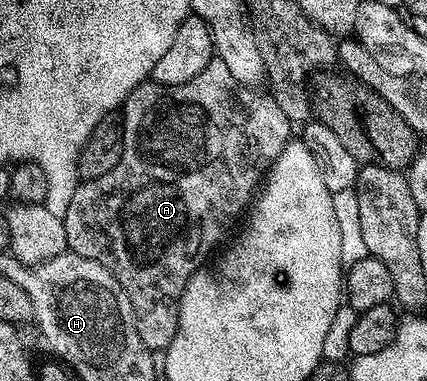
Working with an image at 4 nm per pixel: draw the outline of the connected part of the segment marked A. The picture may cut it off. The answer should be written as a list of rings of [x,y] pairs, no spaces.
[[[215,57],[209,61],[206,69],[202,69],[202,73],[198,73],[198,77],[190,77],[190,81],[177,87],[164,87],[160,83],[151,81],[138,84],[125,97],[122,104],[122,112],[124,111],[122,142],[124,148],[120,154],[118,165],[114,165],[114,169],[110,169],[110,173],[102,173],[102,177],[83,180],[77,186],[74,198],[70,201],[70,209],[66,209],[64,214],[63,221],[68,250],[82,257],[90,257],[90,261],[98,261],[115,277],[118,285],[122,285],[126,297],[130,297],[130,305],[136,318],[138,337],[142,337],[142,345],[146,345],[153,353],[163,352],[170,345],[170,341],[178,329],[180,298],[190,281],[190,277],[199,267],[205,266],[213,258],[212,250],[220,242],[222,242],[221,244],[225,242],[224,234],[235,225],[236,218],[240,214],[243,216],[249,210],[250,204],[257,198],[268,172],[271,171],[272,166],[276,164],[280,154],[293,138],[294,127],[288,122],[286,113],[282,113],[282,109],[278,109],[271,94],[265,93],[263,90],[261,90],[262,92],[256,90],[260,89],[239,83],[230,73],[229,67]]]

